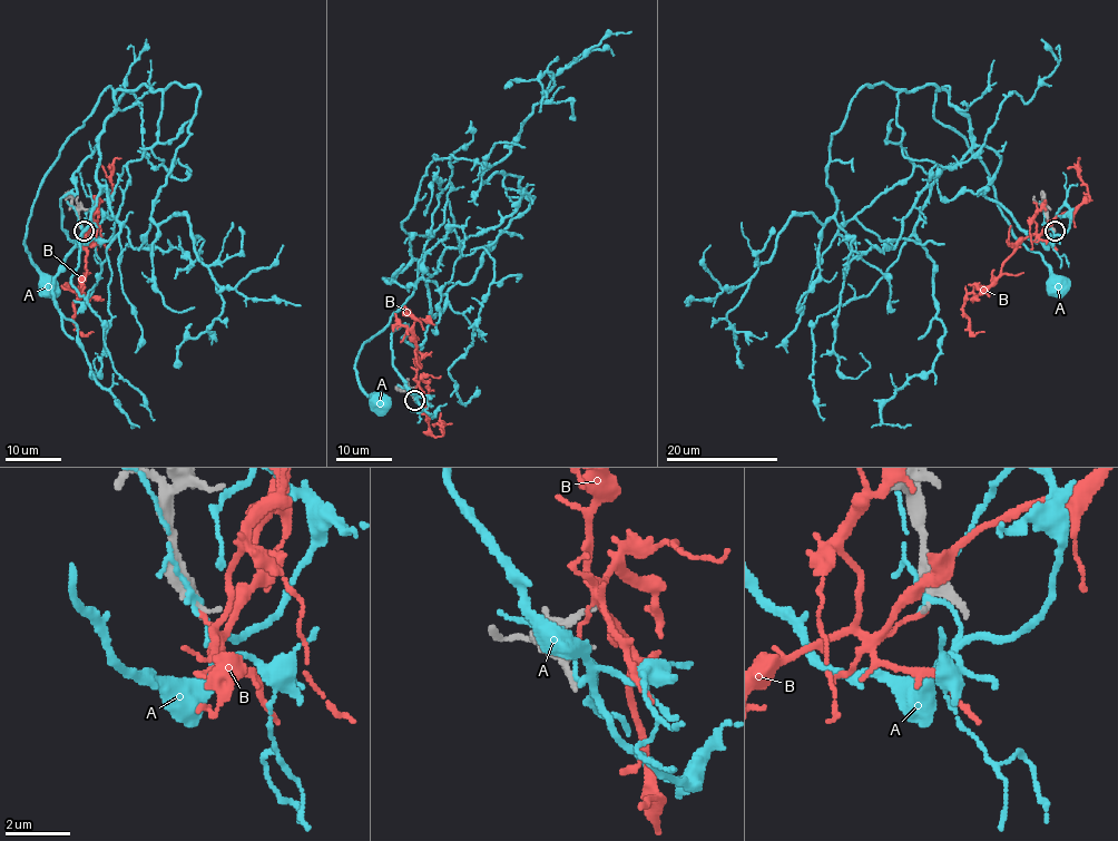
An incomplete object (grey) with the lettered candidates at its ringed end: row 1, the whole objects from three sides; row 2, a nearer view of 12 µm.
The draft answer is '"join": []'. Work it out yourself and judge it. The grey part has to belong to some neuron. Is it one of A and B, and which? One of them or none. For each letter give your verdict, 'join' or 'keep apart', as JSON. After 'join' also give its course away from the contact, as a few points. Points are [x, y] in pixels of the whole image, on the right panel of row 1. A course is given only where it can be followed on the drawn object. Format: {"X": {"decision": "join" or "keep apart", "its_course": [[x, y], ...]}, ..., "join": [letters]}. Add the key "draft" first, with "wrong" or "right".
{"draft": "right", "A": {"decision": "keep apart"}, "B": {"decision": "keep apart"}, "join": []}

